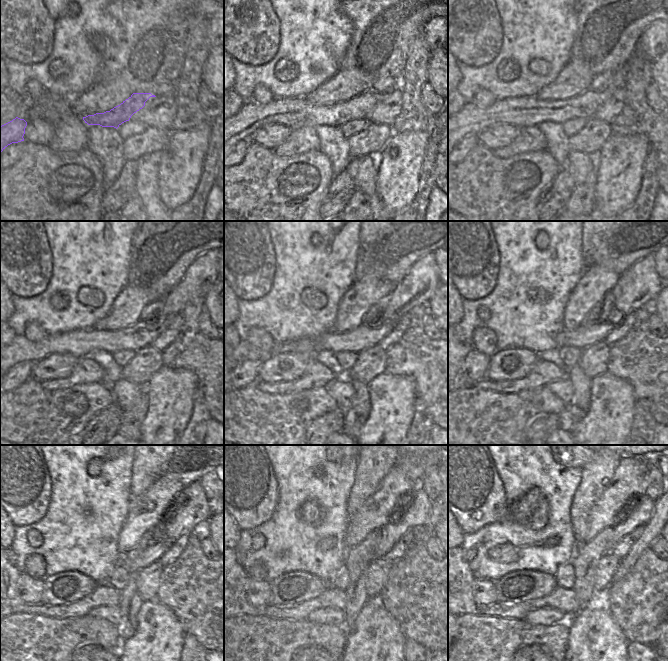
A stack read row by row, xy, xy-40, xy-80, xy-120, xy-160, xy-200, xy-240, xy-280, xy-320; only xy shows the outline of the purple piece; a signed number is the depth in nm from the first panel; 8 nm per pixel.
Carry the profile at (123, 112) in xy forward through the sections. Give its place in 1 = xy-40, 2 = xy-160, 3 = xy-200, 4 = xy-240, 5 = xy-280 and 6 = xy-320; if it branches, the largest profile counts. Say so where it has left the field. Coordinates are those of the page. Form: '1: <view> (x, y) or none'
1: xy-40 (293, 112)
2: xy-160 (417, 287)
3: xy-200 (640, 283)
4: xy-240 (191, 507)
5: xy-280 (413, 510)
6: xy-320 (639, 509)

